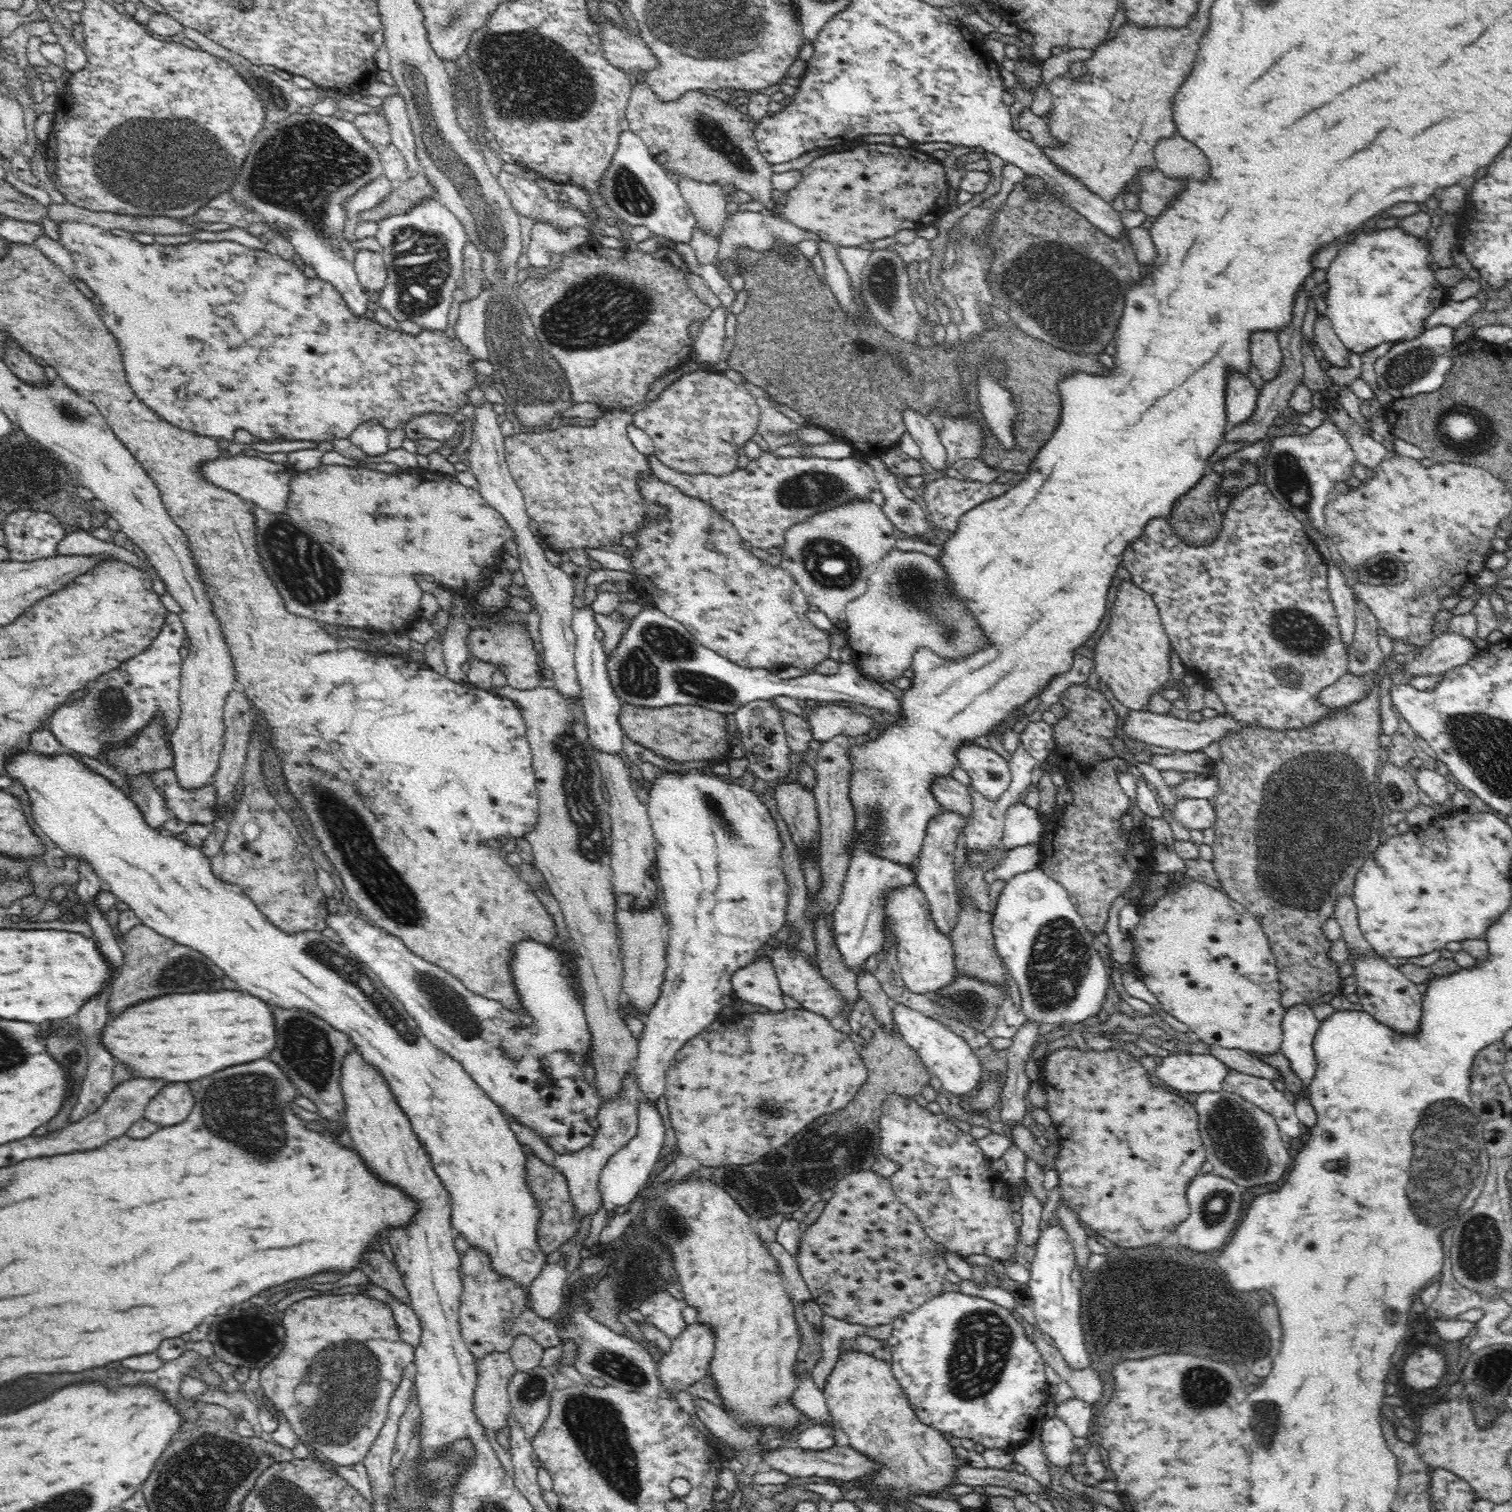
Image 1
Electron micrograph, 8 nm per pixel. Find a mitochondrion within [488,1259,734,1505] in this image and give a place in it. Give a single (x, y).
(597, 1426)

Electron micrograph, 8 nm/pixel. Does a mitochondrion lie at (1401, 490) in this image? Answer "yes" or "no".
no

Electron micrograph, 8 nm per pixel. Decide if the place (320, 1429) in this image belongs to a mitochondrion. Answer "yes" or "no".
yes

